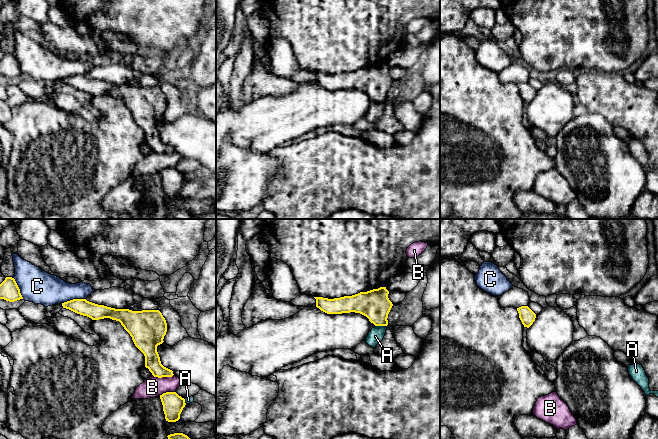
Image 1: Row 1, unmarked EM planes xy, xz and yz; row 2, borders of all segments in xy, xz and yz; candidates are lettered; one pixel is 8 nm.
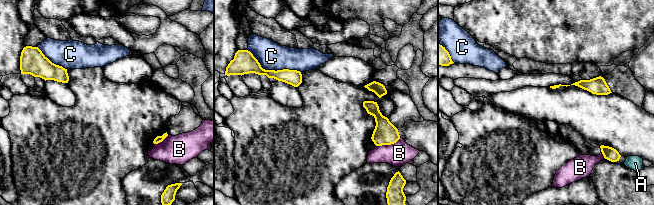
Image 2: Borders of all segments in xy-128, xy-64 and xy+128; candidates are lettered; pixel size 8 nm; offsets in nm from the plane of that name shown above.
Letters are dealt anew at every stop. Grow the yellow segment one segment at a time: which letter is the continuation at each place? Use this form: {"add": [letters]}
{"add": []}

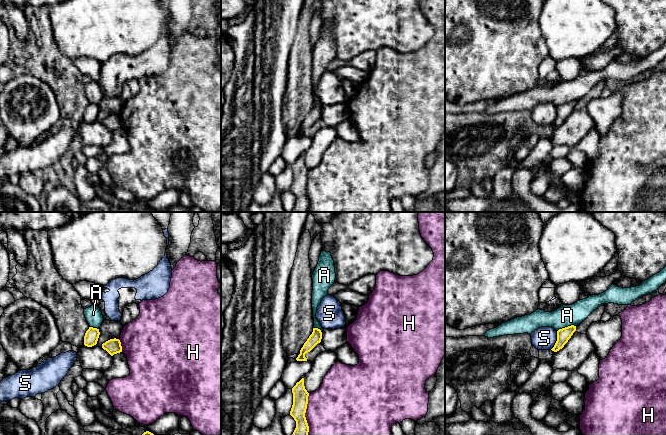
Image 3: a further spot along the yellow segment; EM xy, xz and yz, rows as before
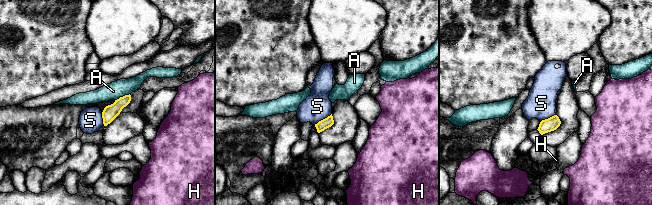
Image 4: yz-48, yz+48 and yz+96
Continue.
{"add": []}

